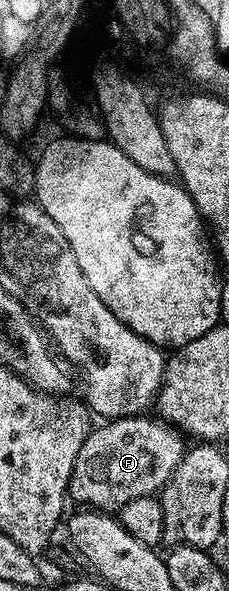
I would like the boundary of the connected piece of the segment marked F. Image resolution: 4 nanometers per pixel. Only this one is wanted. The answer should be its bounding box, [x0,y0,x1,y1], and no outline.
[67,413,187,513]

